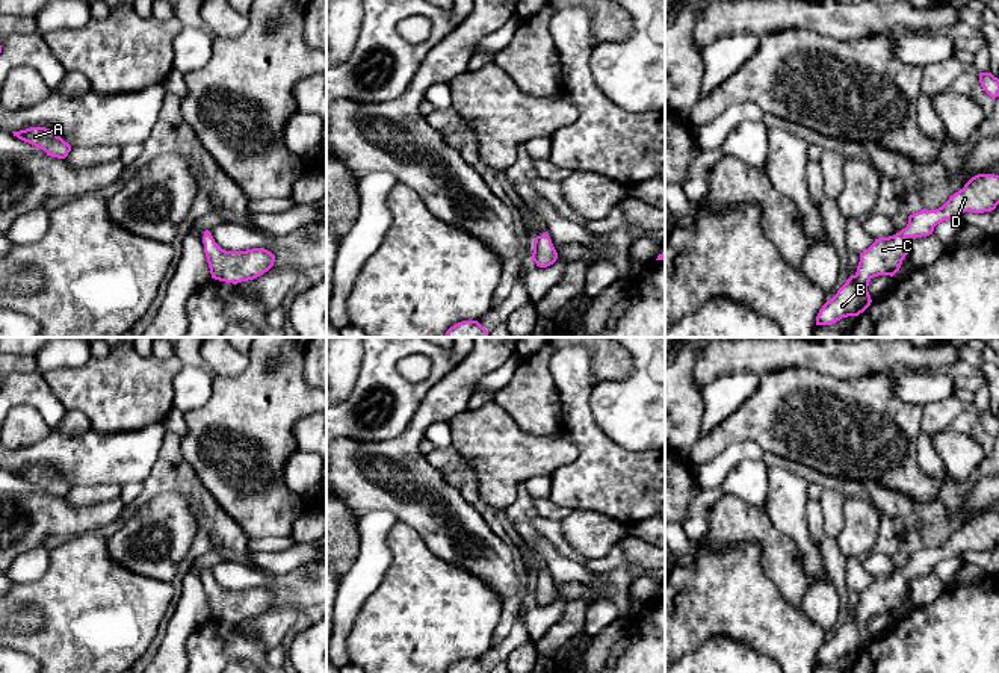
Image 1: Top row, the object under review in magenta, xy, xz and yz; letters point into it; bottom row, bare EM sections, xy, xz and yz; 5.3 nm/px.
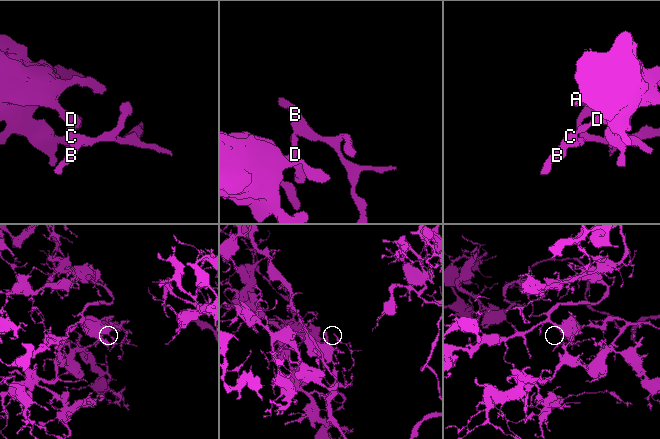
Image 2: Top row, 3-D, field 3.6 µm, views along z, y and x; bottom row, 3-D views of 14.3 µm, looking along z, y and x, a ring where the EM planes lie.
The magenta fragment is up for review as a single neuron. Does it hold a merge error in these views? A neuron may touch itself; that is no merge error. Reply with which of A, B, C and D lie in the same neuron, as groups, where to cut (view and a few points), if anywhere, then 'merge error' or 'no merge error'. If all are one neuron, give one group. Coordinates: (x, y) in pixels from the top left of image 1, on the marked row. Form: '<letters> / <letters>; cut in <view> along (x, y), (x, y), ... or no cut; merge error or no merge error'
A B C D; no cut; no merge error

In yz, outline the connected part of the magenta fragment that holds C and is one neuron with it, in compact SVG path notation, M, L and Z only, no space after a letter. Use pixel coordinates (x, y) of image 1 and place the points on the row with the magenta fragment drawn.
M978 174L963 189L936 210L923 209L908 216L908 224L899 233L875 239L863 253L857 272L851 275L837 293L827 301L816 316L816 325L831 325L842 318L858 316L872 302L869 281L878 275L893 277L905 259L907 237L929 236L934 227L964 212L991 212L999 204L999 175Z

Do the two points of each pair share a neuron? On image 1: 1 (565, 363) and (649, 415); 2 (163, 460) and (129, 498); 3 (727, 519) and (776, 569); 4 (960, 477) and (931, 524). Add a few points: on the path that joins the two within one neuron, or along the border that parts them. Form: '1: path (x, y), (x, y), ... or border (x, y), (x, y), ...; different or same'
1: border (599, 383), (590, 396), (593, 418); different
2: border (141, 483), (139, 496), (126, 507); different
3: path (744, 522), (750, 524), (776, 552); same
4: border (945, 472), (958, 486); different

